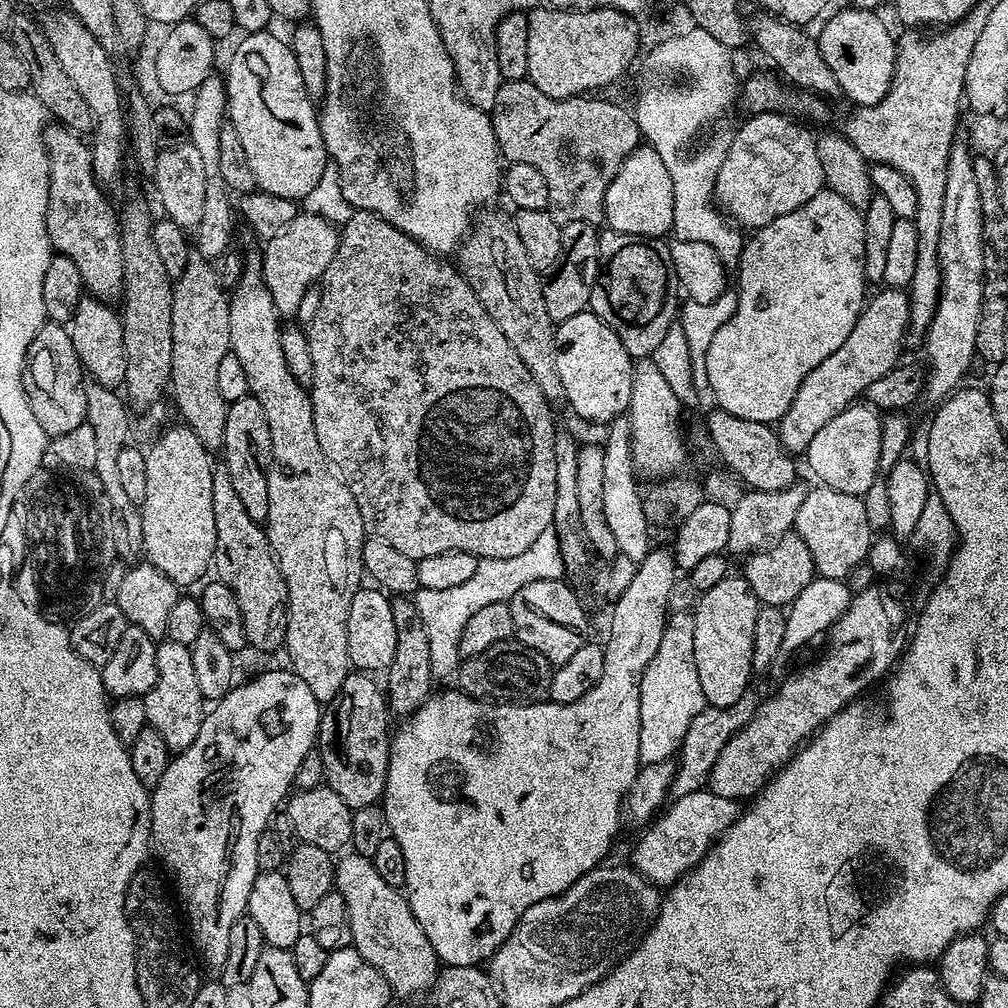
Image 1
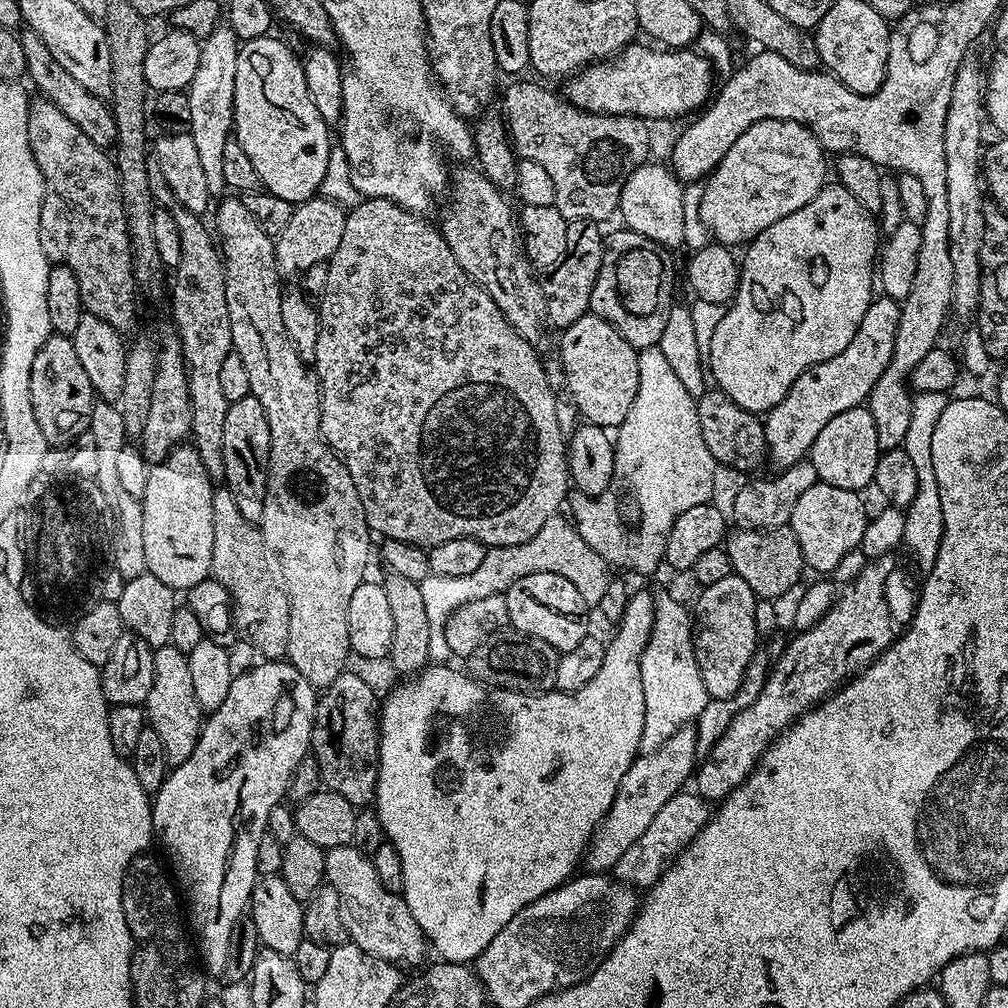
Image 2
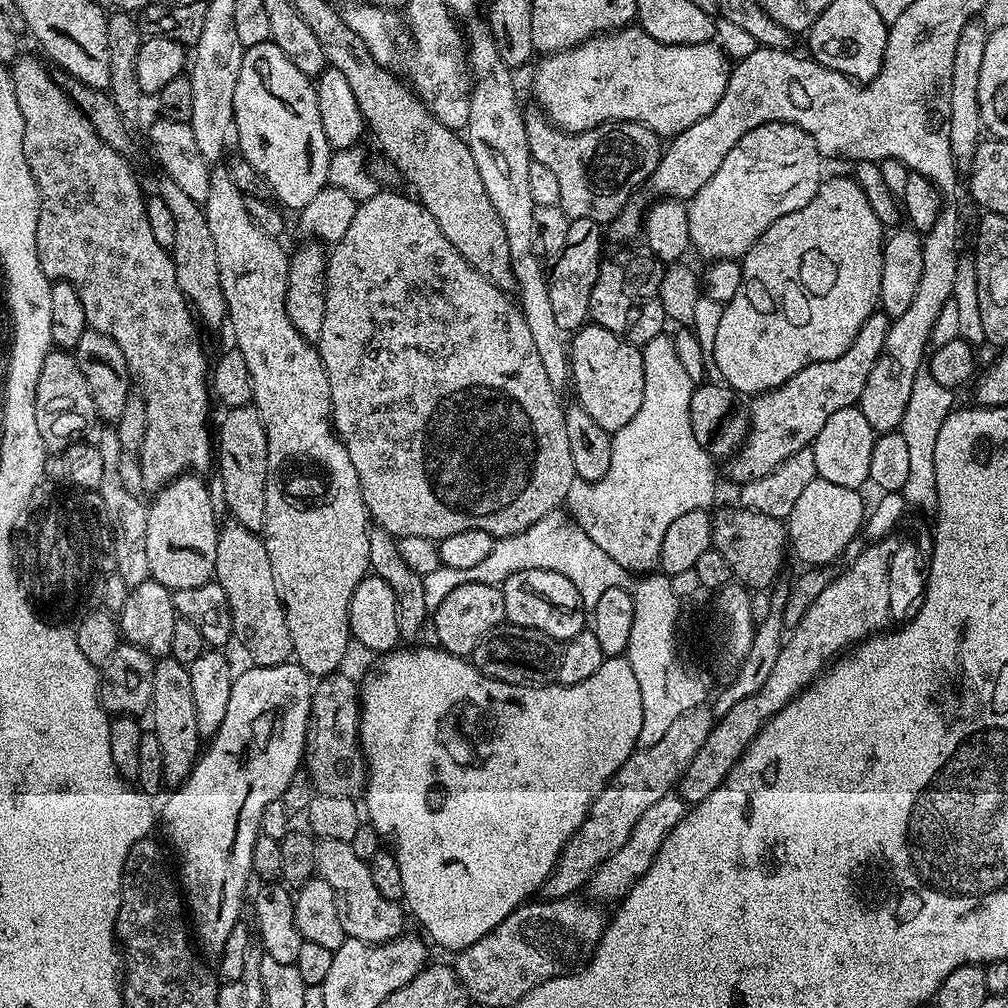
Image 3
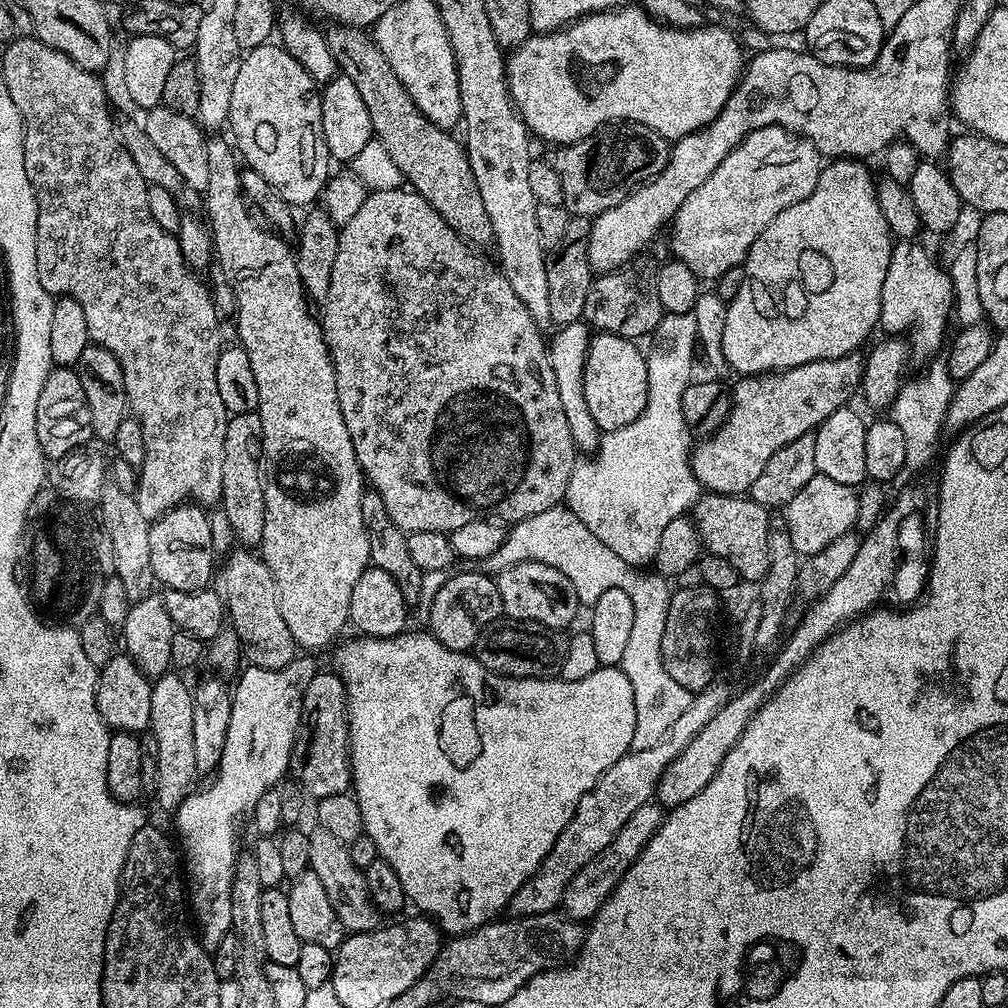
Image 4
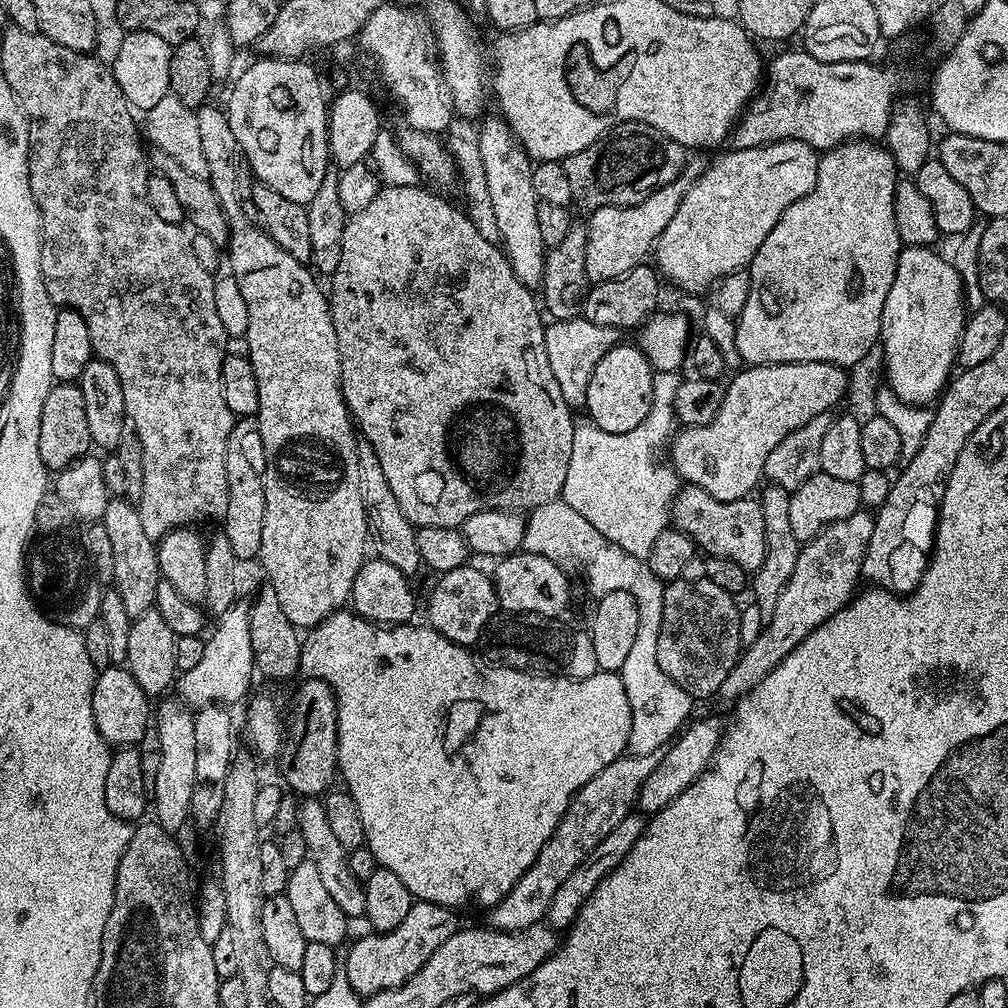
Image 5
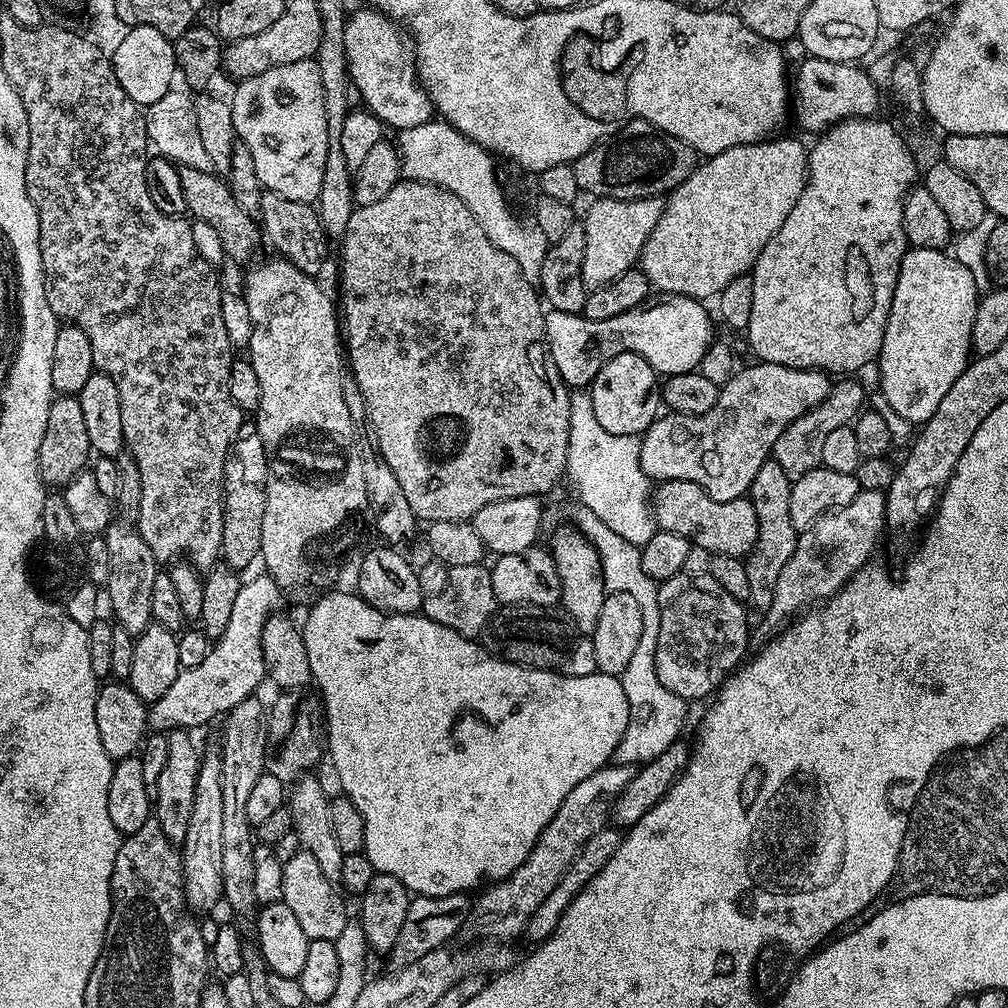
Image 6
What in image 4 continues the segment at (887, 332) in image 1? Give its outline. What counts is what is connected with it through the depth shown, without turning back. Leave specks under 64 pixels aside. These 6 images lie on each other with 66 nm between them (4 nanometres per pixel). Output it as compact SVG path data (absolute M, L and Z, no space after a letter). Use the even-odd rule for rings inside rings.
M854 351L848 356L842 358L834 358L833 360L815 360L814 362L806 362L797 368L786 368L783 372L770 372L763 376L745 376L737 379L735 388L731 389L732 409L728 411L728 421L724 423L716 433L709 438L699 441L692 449L692 469L698 478L700 484L707 489L708 492L720 492L723 496L738 496L747 493L754 486L754 482L758 478L758 474L762 474L762 469L766 466L766 462L770 462L770 458L774 458L774 454L778 454L778 450L782 450L784 446L790 442L794 442L794 438L802 438L802 434L807 432L815 433L822 422L826 422L826 418L830 418L830 414L834 414L834 410L845 407L849 403L848 400L852 395L860 392L860 380L864 377L864 361L865 357L859 351Z

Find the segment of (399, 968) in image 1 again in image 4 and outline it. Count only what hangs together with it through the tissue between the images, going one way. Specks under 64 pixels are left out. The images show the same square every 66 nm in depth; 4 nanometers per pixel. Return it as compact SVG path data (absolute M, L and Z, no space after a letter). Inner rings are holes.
M318 826L308 832L308 837L310 838L310 870L318 874L327 896L330 897L330 906L334 906L334 914L337 914L345 931L371 932L379 927L380 913L370 898L370 890L366 890L364 869L354 866L348 845L338 842L334 834L326 834L326 830Z

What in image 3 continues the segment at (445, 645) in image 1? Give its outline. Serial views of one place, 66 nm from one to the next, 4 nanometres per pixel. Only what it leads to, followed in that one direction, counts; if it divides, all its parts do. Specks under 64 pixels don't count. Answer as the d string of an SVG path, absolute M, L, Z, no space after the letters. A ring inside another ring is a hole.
M557 510L538 518L534 526L518 534L499 537L493 543L489 556L483 562L478 562L478 566L470 566L470 570L441 566L434 570L434 574L425 576L426 606L429 610L436 608L438 602L442 602L446 594L450 594L450 590L470 582L503 585L504 580L510 578L510 574L518 574L518 570L554 570L554 574L562 574L575 580L581 597L584 598L600 596L610 587L623 588L628 584L627 580L630 580L630 573L618 566L618 562L614 562L614 558L610 558L606 550L594 546L590 534L586 534L586 530L582 530L582 526L578 526L567 511ZM576 568L580 568L580 576L576 573Z

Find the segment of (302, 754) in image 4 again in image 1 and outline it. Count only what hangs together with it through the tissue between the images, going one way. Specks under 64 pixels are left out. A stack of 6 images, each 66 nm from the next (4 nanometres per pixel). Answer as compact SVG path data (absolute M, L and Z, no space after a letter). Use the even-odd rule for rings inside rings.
M359 670L349 671L346 682L342 682L342 690L338 690L338 694L334 694L334 698L327 701L326 707L323 709L320 718L320 735L318 737L318 751L322 754L322 762L326 766L326 774L324 779L327 787L334 790L334 794L338 794L338 798L342 798L342 802L346 802L346 806L350 809L361 808L362 806L370 806L377 803L384 795L384 787L386 786L386 774L388 773L388 753L390 751L390 727L388 728L388 720L390 721L390 713L388 711L388 701L386 692L383 687L380 688L375 684L371 675L365 674Z

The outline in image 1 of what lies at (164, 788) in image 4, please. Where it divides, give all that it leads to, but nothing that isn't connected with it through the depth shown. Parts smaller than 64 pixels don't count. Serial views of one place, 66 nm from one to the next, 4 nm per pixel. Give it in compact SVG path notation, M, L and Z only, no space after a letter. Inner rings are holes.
M167 638L159 641L156 645L156 665L158 678L151 690L142 697L146 718L148 727L158 730L169 752L175 754L186 750L186 746L198 738L198 726L202 726L204 721L206 701L194 678L194 658L189 645Z

